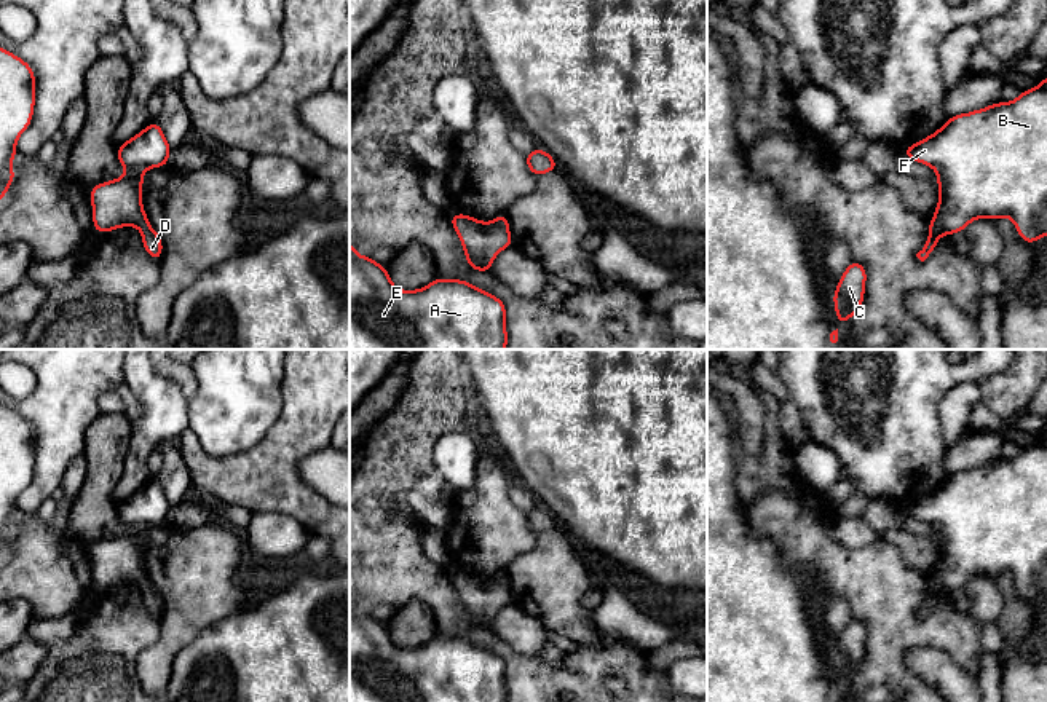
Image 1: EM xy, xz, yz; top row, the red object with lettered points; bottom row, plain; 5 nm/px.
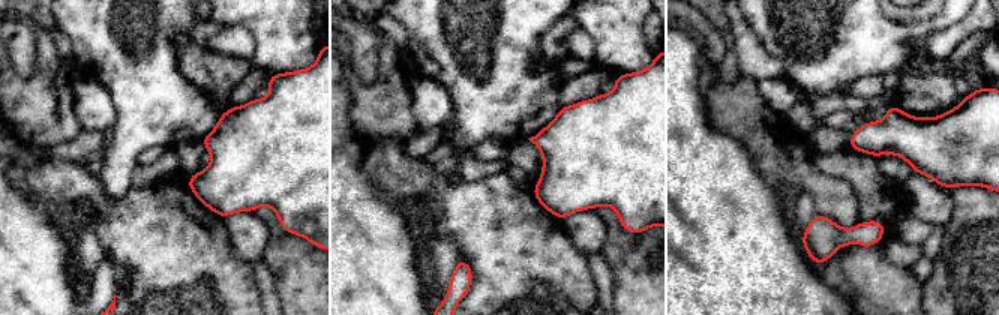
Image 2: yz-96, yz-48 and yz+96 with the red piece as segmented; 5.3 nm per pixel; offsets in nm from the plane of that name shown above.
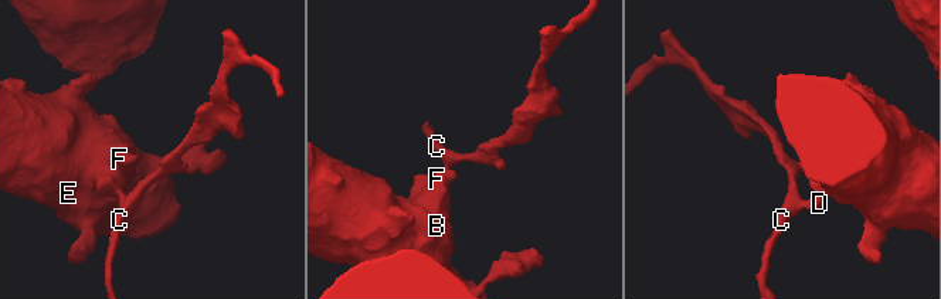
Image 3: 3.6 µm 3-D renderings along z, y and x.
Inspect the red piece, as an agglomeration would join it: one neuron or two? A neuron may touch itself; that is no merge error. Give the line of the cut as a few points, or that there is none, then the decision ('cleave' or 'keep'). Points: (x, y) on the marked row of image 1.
cut in yz along (931, 220), (944, 233); cleave

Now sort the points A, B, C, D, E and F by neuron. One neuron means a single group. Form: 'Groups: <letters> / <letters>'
Groups: A B E F / C D

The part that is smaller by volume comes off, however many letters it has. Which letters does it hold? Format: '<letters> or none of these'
C, D

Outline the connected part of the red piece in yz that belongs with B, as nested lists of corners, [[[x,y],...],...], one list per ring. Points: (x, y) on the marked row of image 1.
[[[1047,78],[1012,102],[948,116],[940,129],[902,155],[937,171],[938,204],[932,222],[943,235],[964,231],[974,219],[1010,217],[1026,244],[1047,236]]]

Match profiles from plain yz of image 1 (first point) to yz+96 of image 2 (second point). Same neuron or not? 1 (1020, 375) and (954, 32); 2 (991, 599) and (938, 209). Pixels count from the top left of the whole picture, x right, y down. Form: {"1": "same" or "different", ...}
{"1": "same", "2": "same"}

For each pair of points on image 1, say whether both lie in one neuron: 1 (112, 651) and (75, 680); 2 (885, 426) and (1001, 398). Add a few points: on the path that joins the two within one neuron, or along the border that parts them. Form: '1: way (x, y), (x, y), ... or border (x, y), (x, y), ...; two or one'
1: way (102, 661), (85, 678); one
2: border (1011, 366), (987, 375), (977, 383); two

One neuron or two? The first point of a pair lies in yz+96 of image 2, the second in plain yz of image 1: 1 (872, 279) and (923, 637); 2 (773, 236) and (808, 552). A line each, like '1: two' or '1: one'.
1: two
2: two

